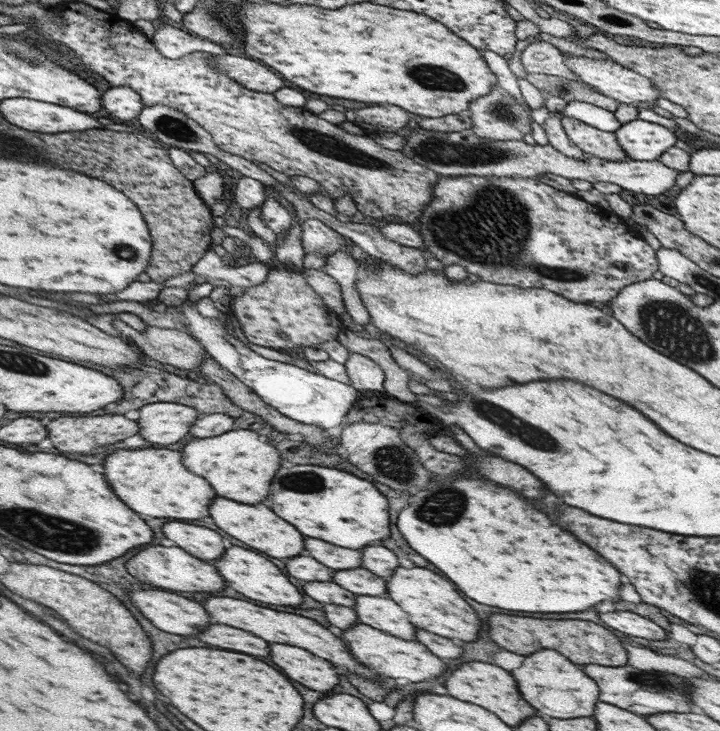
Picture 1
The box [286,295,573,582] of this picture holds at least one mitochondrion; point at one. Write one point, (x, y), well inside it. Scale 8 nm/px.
(515, 425)

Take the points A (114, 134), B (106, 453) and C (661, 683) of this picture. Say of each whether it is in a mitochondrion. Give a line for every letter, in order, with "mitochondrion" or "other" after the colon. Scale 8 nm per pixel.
A: other
B: other
C: mitochondrion

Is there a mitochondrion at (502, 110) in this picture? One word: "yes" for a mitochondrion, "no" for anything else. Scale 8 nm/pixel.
yes

